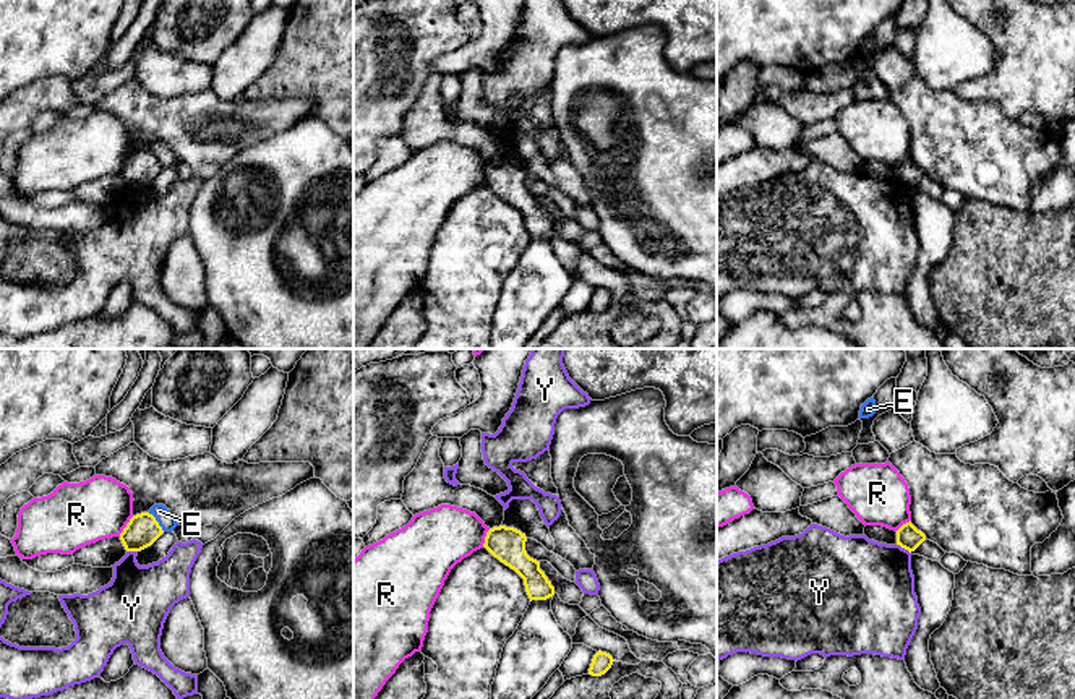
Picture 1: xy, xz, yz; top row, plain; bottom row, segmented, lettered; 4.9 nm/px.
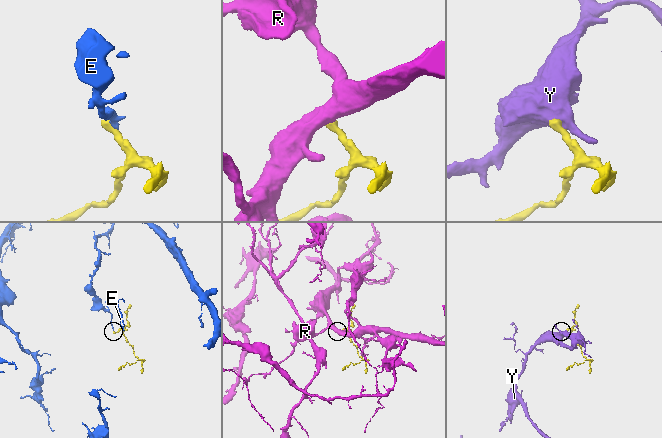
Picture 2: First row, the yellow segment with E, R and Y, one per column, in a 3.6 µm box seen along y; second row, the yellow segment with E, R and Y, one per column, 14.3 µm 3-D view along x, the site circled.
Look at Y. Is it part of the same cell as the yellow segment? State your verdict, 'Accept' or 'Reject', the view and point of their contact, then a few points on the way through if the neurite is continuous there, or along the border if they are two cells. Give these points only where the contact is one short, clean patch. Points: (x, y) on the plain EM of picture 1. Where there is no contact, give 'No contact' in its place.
Reject. Touches yellow at yz (903, 184). Boundary: yz (897, 180), (910, 190)

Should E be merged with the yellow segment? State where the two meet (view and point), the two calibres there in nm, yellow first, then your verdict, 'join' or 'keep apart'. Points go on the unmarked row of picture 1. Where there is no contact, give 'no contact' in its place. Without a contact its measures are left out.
xy (156, 158) | 160/80 nm | keep apart

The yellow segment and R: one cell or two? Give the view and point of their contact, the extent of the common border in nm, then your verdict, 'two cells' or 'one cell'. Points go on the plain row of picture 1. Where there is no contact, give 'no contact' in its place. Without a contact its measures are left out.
xy (127, 162) | 130 nm | two cells

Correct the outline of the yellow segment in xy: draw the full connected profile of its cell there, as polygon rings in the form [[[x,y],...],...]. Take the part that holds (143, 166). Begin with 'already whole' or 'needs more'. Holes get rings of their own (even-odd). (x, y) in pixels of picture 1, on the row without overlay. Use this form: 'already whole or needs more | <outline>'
already whole | [[[149,149],[136,151],[130,156],[120,177],[126,188],[141,188],[151,183],[164,170],[156,154]]]

